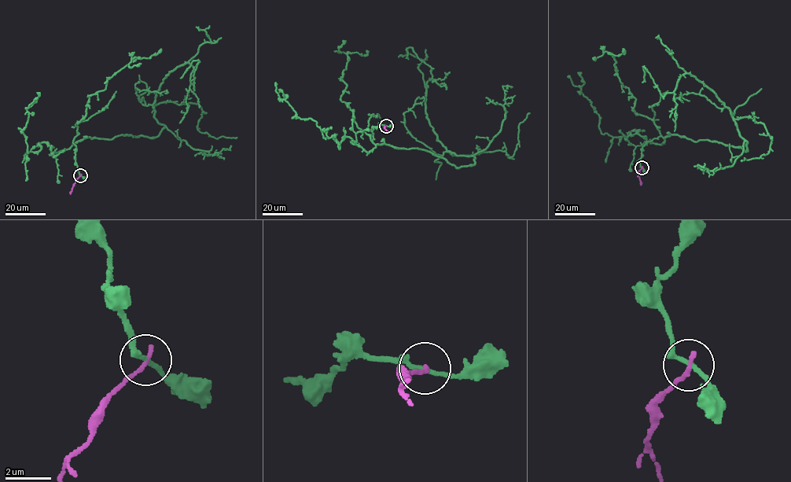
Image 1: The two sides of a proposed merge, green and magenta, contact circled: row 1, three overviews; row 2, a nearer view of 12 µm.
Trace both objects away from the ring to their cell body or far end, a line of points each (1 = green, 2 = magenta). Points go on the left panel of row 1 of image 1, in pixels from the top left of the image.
1: (80, 175), (73, 142), (156, 137), (161, 84), (189, 63), (194, 88), (199, 60), (180, 78)
2: (80, 175), (70, 193)

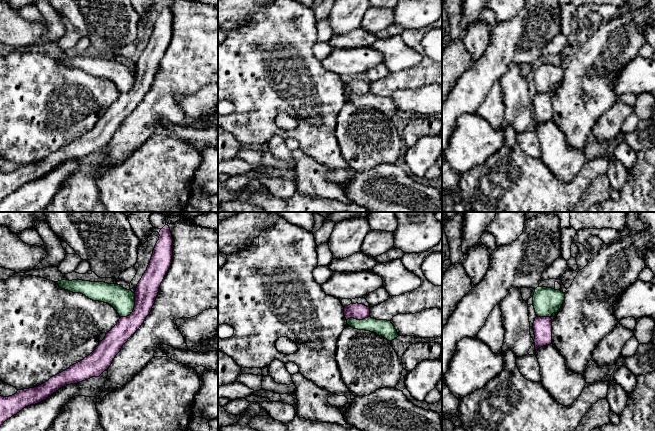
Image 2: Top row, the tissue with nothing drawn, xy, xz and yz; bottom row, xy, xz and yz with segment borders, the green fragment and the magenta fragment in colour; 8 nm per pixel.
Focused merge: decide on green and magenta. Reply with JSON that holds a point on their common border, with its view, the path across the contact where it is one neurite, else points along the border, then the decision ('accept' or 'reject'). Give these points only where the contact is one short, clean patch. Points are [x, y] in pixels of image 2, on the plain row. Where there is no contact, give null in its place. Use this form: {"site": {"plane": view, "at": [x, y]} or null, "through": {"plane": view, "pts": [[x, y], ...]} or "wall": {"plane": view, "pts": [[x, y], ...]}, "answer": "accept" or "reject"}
{"site": {"plane": "xy", "at": [133, 84]}, "wall": {"plane": "xy", "pts": [[134, 69], [134, 85], [128, 91], [120, 93]]}, "answer": "reject"}

